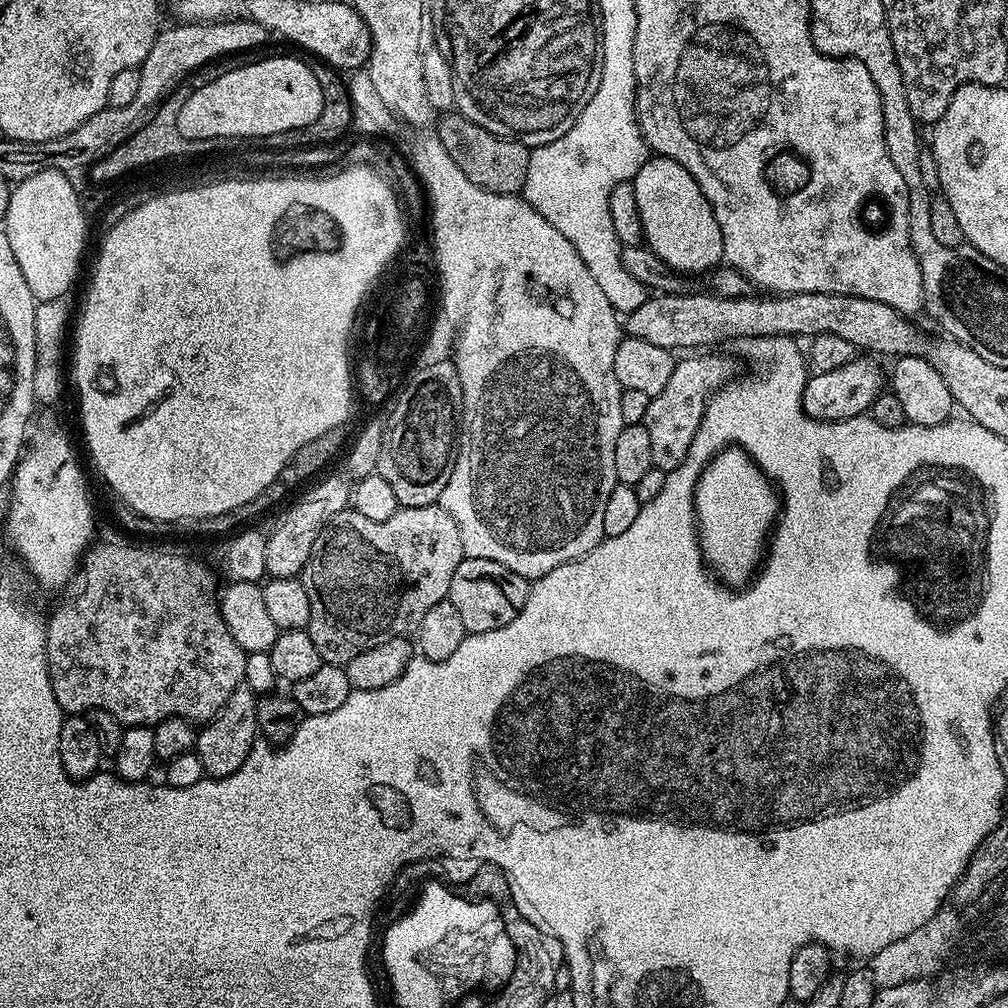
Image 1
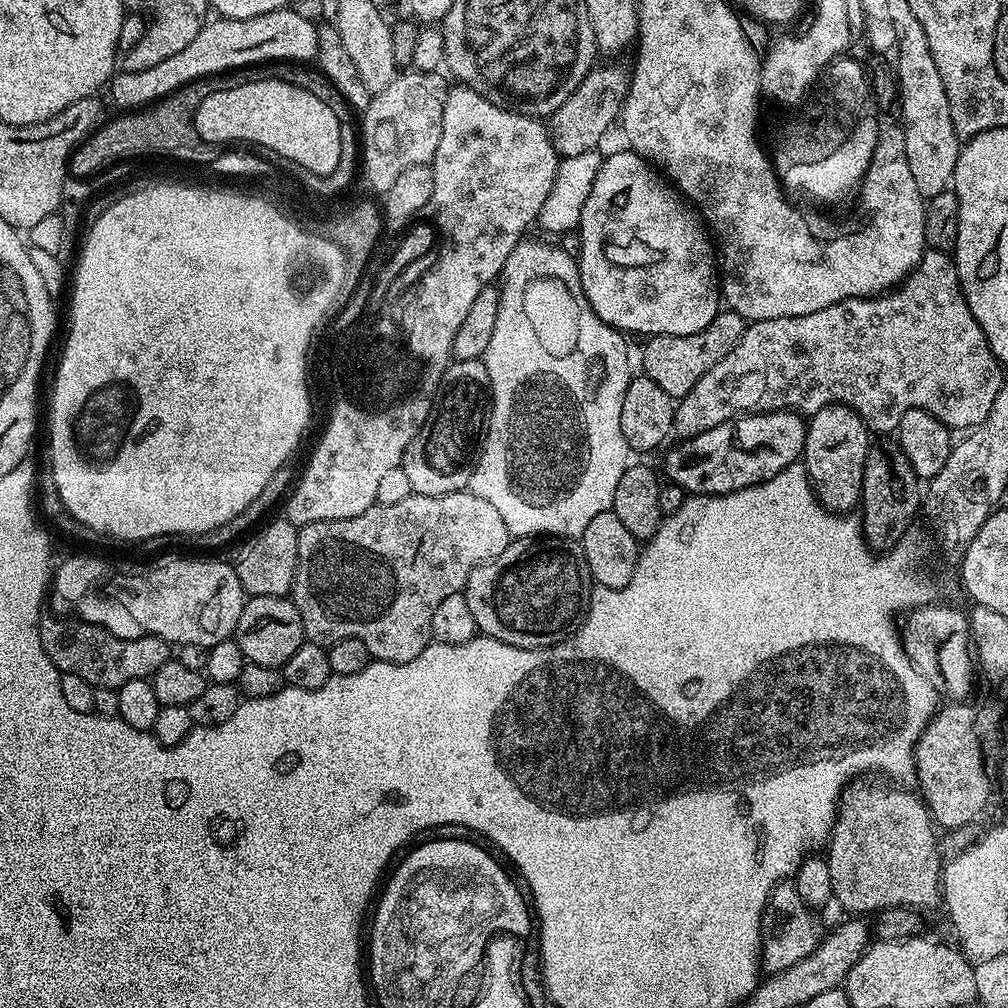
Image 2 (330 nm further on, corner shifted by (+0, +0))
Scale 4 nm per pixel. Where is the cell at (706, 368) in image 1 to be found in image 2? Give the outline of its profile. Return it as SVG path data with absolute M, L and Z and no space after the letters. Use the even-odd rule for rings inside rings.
M928 250L925 251L920 263L900 281L897 287L883 294L859 296L857 300L843 300L834 306L826 306L826 310L814 310L814 314L802 314L794 318L751 321L745 327L742 338L736 343L734 350L730 354L726 354L726 358L722 358L722 362L718 362L718 366L714 366L714 370L706 370L706 374L702 374L702 378L698 378L698 386L694 386L694 390L690 390L690 394L679 397L678 403L675 405L674 432L677 437L691 438L706 430L714 430L714 426L727 420L735 420L738 416L785 410L811 414L822 410L827 404L844 404L848 408L852 408L864 419L865 426L872 434L876 434L876 432L895 433L898 422L902 422L902 414L906 414L906 410L911 408L926 410L926 414L938 418L950 430L957 430L956 428L971 430L982 423L986 414L990 414L990 406L994 406L994 398L998 398L998 390L1006 383L1003 371L1005 372L1005 369L990 350L986 334L982 330L982 326L978 326L978 322L966 302L964 291L960 289L955 259L949 253Z

